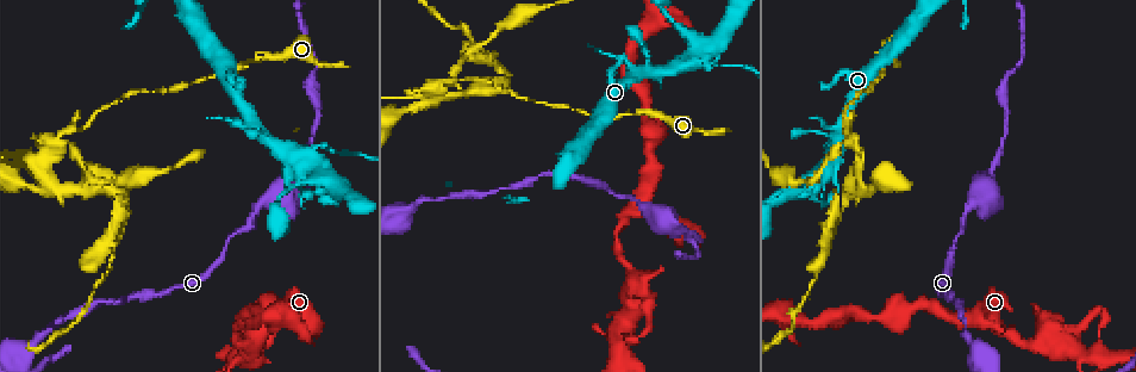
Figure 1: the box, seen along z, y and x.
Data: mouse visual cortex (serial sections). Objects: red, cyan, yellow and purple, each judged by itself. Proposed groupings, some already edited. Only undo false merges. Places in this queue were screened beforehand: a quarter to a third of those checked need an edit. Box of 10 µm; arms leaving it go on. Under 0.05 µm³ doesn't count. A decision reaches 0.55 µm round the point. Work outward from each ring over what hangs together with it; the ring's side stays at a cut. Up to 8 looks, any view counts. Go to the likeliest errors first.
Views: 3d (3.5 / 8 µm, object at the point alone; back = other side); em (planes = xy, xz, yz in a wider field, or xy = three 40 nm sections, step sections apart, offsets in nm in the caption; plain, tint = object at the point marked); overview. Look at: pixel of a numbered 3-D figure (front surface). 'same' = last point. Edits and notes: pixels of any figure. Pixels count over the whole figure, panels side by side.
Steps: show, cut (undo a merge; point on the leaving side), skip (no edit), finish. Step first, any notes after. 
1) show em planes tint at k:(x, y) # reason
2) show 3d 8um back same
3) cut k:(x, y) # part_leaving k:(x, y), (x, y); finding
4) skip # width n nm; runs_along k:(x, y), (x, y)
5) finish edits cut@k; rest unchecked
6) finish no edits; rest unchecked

show 3d 3.5um back at 1:(849, 135) # branch point

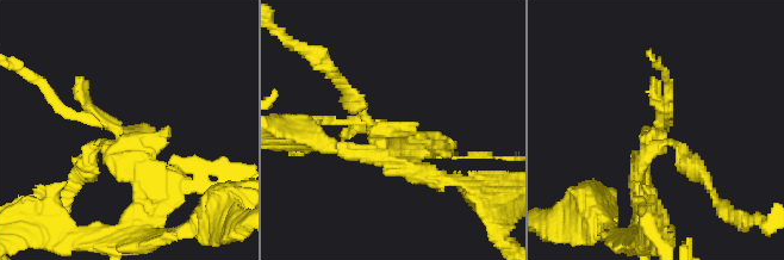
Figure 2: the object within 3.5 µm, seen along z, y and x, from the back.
show em xy step 1 tint at 2:(661, 132) # now the EM

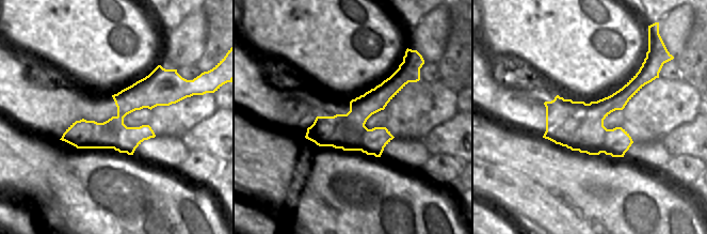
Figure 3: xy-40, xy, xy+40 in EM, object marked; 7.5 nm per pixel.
cut 2:(117, 159) # part_leaving 2:(116, 129), (156, 194), (138, 220); a second cell is stuck on

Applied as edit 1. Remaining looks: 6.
show 3d 3.5um back at 1:(647, 212)

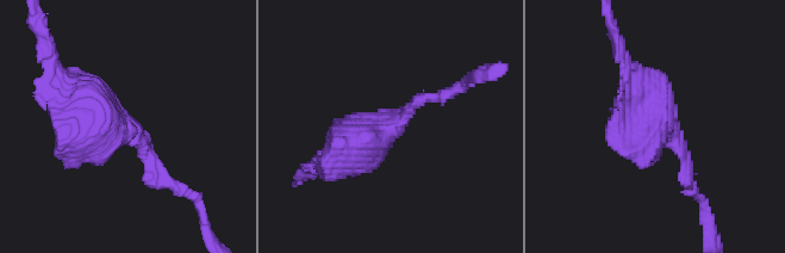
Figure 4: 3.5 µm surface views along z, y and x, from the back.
show em planes tint at 4:(386, 130)

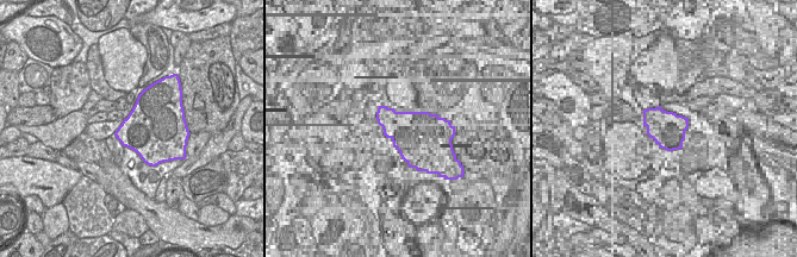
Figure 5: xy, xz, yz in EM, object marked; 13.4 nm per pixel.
skip # all the same cell

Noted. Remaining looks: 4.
show 3d 3.5um at 1:(317, 177) # thin arm on a thick one

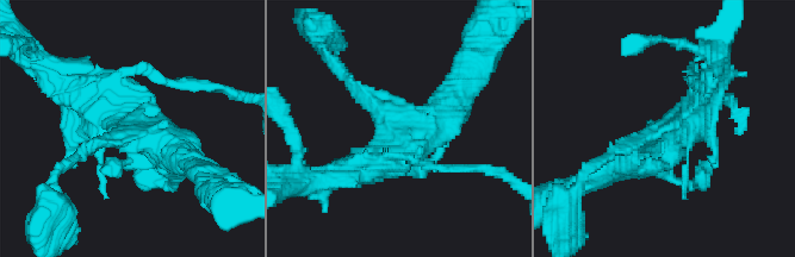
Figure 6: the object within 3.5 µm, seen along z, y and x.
show em xy step 5 tint at 6:(135, 127) # shape alone is not enough

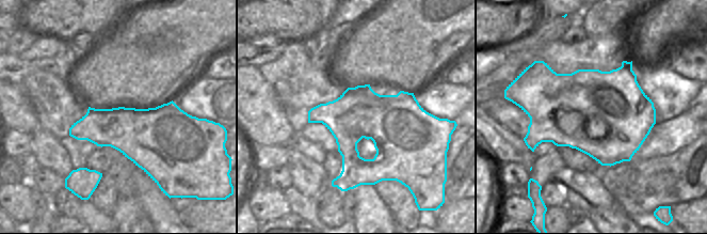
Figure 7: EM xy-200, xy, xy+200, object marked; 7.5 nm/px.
show em planes tint same # cut it another way

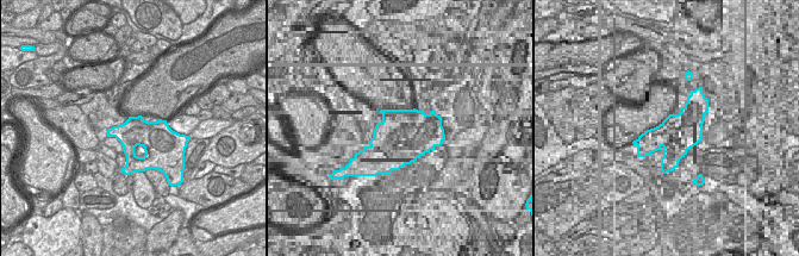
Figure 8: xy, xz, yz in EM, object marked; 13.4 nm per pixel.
skip # runs_along 6:(337, 177), (415, 144), (447, 98); all the same cell

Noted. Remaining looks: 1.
finish edits cut@2; rest unchecked

